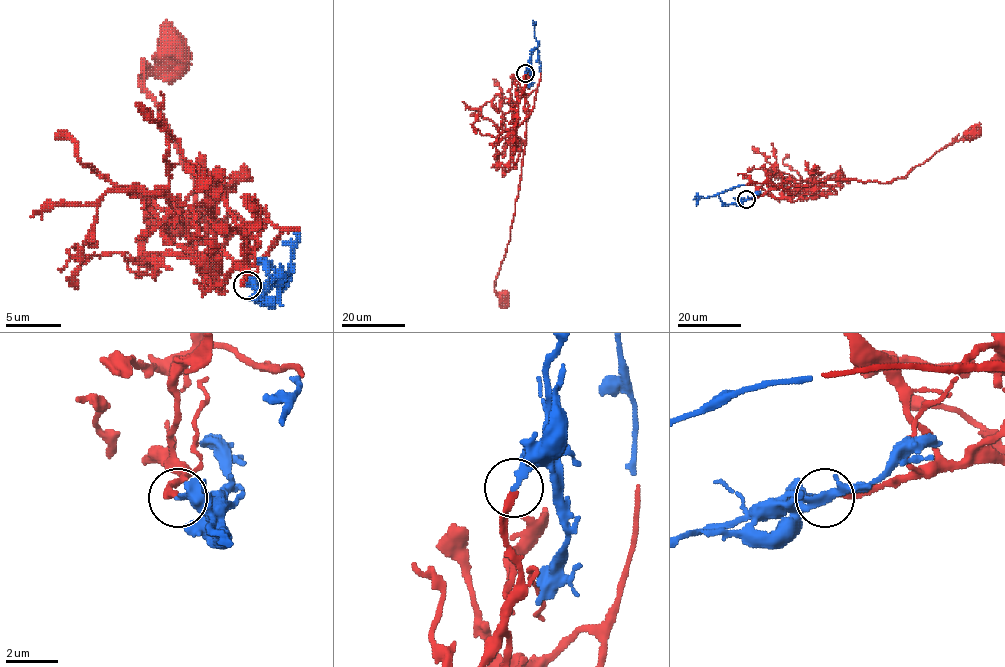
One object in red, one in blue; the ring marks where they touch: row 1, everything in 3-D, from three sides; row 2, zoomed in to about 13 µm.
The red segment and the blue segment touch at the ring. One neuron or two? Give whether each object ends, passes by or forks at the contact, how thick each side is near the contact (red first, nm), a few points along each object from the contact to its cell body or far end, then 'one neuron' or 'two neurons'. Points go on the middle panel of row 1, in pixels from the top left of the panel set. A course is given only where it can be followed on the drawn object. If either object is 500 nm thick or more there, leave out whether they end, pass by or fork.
red ends; blue ends; calibres 240 and 220 nm; course red (525, 73), (524, 96), (528, 104), (519, 196), (509, 242), (494, 284), (495, 292), (503, 300); course blue (525, 73), (531, 52), (538, 46), (539, 72); one neuron

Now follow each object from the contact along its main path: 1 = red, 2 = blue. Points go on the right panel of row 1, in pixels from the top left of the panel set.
1: (746, 200), (777, 188), (812, 185), (826, 180), (856, 179), (889, 183), (904, 178), (937, 152), (973, 133)
2: (746, 200), (725, 204), (719, 196), (720, 193), (745, 184)

